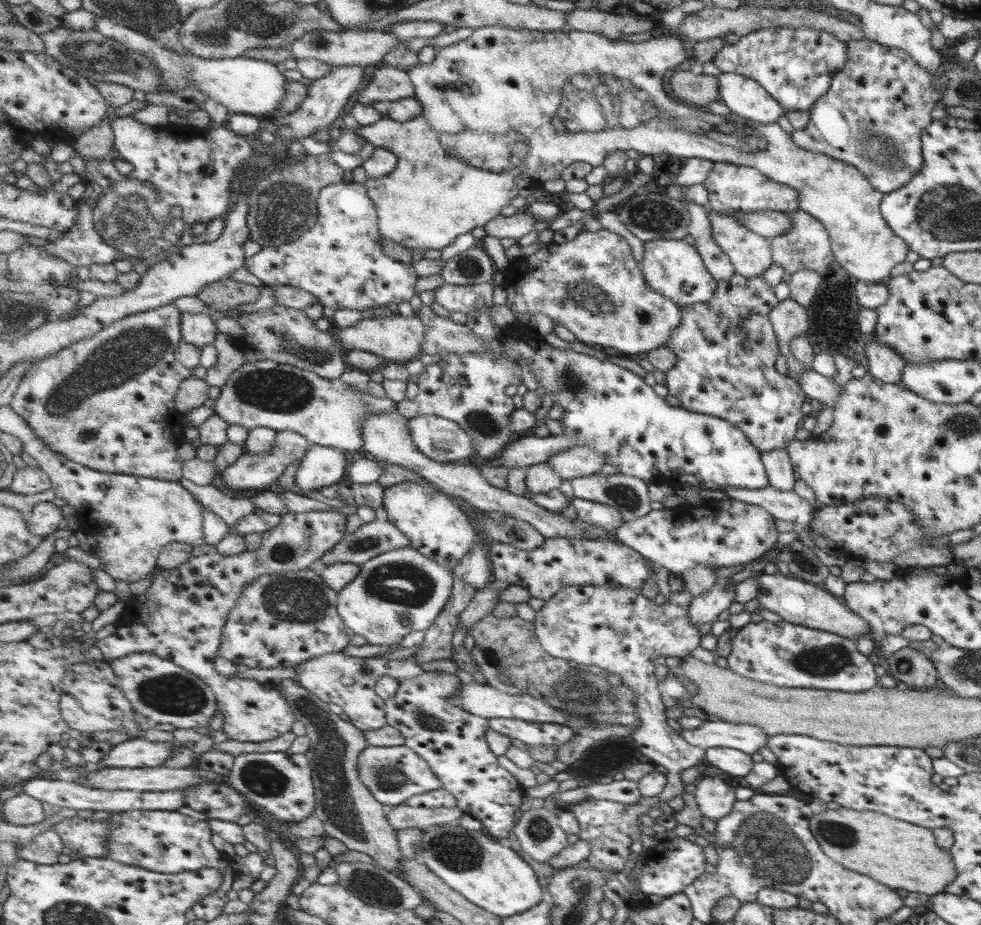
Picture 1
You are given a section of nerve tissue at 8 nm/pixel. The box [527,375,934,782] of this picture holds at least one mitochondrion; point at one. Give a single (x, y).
(579, 691)

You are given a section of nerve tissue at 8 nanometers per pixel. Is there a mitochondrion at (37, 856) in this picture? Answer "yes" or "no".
no

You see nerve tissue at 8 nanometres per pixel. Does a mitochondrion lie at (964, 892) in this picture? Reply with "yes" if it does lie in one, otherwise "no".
no

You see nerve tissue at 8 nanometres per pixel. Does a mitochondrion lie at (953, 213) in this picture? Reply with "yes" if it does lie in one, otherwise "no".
yes

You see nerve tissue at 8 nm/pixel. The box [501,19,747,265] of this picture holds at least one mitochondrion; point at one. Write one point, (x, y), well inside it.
(653, 216)

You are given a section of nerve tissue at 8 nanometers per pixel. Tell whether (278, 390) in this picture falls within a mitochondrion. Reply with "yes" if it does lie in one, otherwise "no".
yes

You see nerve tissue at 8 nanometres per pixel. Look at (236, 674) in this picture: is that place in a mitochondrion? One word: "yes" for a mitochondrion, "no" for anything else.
no

